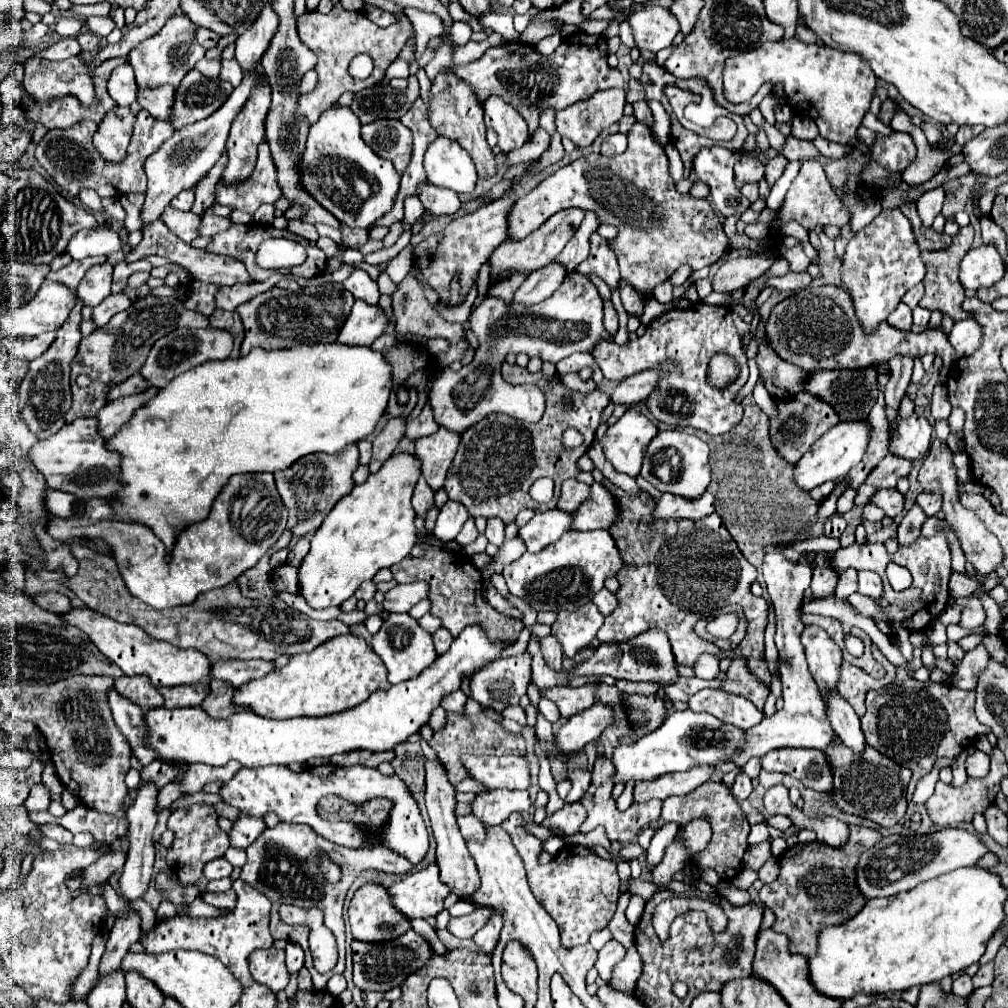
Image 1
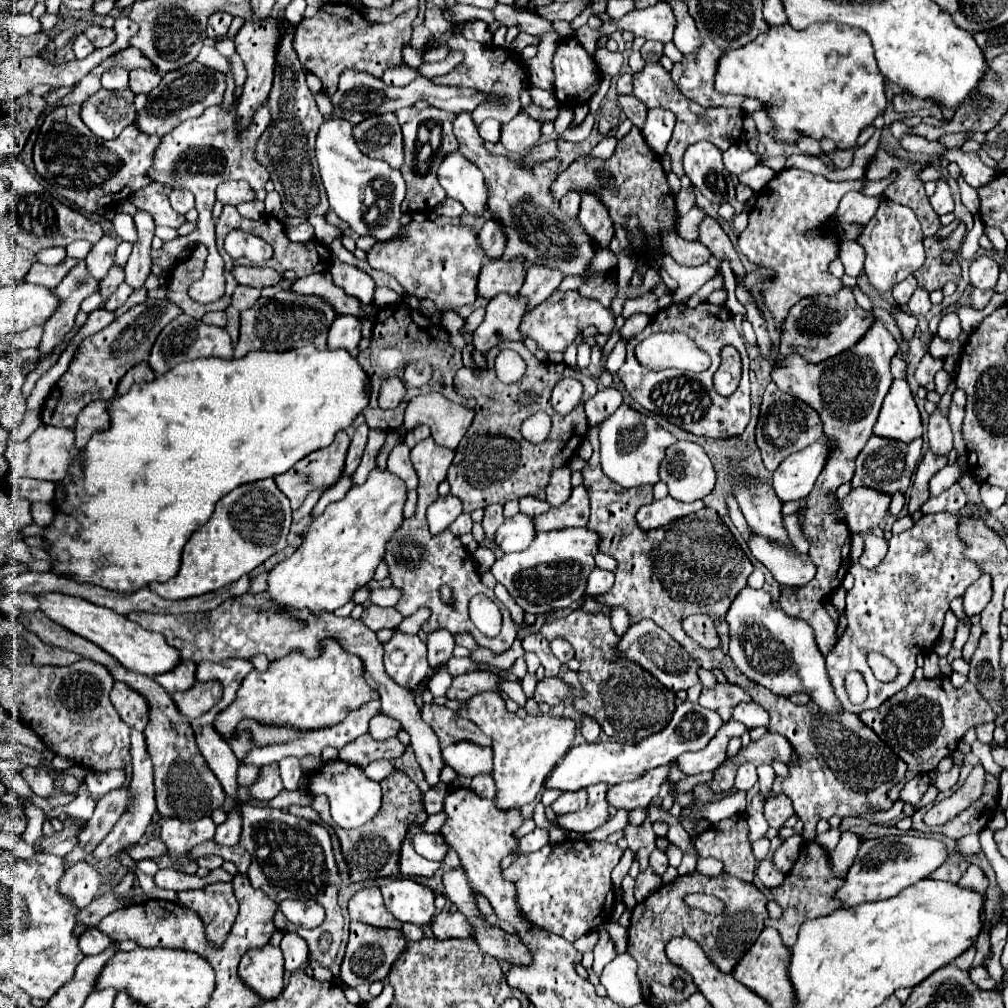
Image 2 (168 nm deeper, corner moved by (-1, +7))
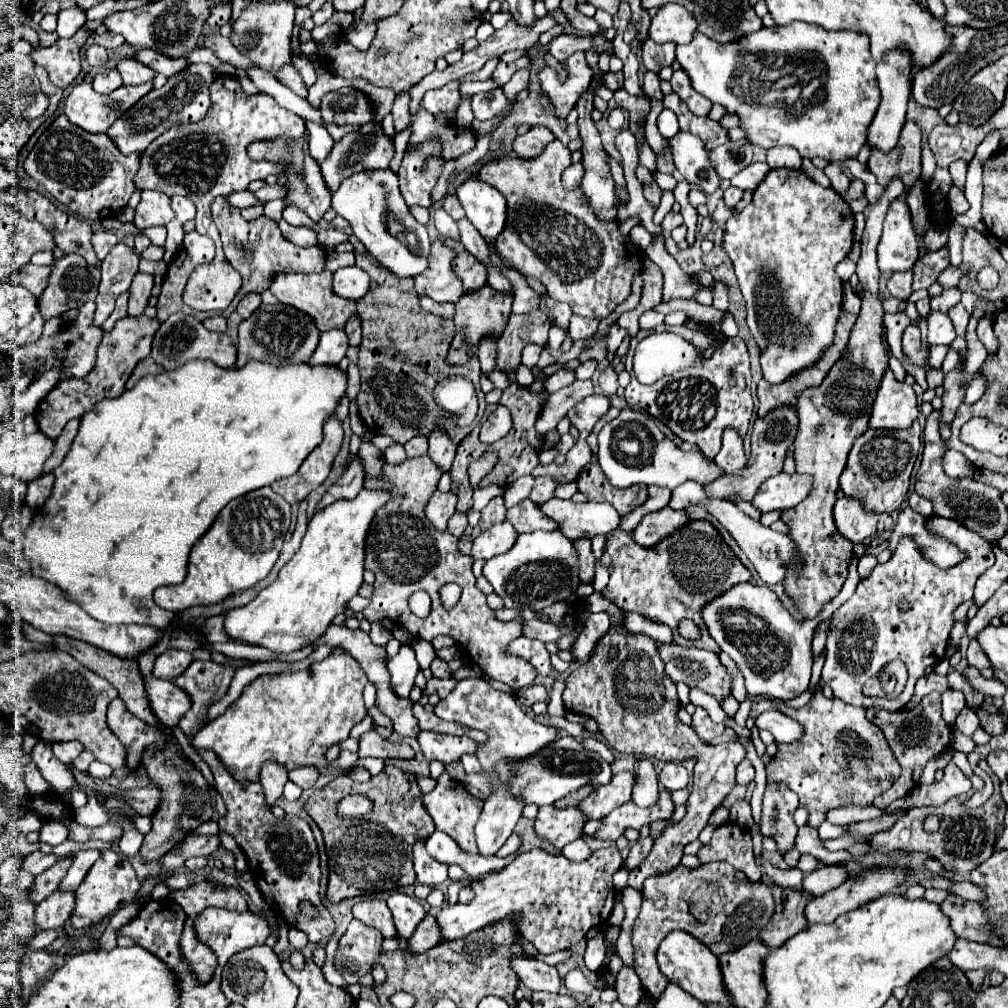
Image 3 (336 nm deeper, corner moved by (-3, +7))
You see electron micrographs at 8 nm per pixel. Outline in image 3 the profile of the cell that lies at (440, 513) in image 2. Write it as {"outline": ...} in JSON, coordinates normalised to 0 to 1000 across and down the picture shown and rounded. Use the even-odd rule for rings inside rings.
{"outline":[[[432,487],[430,493],[426,495],[424,503],[422,503],[422,511],[432,521],[432,525],[441,527],[443,525],[443,517],[451,509],[451,501],[453,501],[453,491],[449,487],[445,487],[445,489]]]}

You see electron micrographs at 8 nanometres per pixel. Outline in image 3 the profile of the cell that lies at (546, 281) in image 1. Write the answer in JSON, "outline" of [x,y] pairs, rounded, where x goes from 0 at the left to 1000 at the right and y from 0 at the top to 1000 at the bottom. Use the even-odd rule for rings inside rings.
{"outline":[[[479,336],[477,344],[473,348],[479,370],[485,370],[491,366],[491,358],[493,358],[493,340],[491,338],[493,336]]]}

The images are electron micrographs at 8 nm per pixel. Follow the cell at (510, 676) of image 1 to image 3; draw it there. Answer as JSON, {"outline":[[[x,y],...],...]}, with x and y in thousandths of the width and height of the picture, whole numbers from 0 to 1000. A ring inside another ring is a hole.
{"outline":[[[445,672],[445,674],[428,674],[428,676],[424,676],[424,684],[420,688],[422,689],[434,688],[438,693],[441,693],[445,689],[445,686],[449,686],[451,680],[453,680],[453,674],[449,674],[449,672]]]}

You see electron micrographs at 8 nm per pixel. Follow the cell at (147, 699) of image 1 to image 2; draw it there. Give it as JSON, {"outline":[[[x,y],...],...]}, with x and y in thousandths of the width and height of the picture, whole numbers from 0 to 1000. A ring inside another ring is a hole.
{"outline":[[[114,678],[110,684],[110,697],[118,711],[132,723],[142,725],[146,719],[146,697],[142,697],[140,689],[122,682],[122,678]]]}

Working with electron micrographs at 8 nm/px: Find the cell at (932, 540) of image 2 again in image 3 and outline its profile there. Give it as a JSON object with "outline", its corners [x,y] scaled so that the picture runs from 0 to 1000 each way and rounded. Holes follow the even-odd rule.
{"outline":[[[926,511],[918,523],[922,523],[928,531],[941,535],[941,539],[945,539],[951,547],[957,547],[957,555],[949,559],[949,563],[934,564],[914,551],[914,545],[906,539],[906,535],[902,535],[902,531],[896,531],[884,555],[870,561],[862,572],[854,574],[848,590],[826,608],[820,632],[820,656],[814,672],[826,684],[826,689],[842,699],[870,699],[882,705],[898,701],[906,691],[908,676],[918,670],[918,662],[928,660],[938,652],[941,626],[945,622],[943,608],[953,598],[965,594],[969,572],[985,561],[987,551],[979,535],[973,535],[973,531],[961,527],[955,519],[949,519],[949,515]],[[894,596],[902,598],[904,604],[894,606]],[[886,654],[894,654],[902,664],[898,686],[888,693],[856,689],[858,676]]]}

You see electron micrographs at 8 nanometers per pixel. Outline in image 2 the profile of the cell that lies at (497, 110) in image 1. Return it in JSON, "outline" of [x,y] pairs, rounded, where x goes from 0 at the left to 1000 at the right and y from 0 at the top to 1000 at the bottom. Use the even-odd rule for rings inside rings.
{"outline":[[[515,112],[509,120],[497,126],[497,142],[507,152],[521,152],[537,136],[537,122],[525,114]]]}

